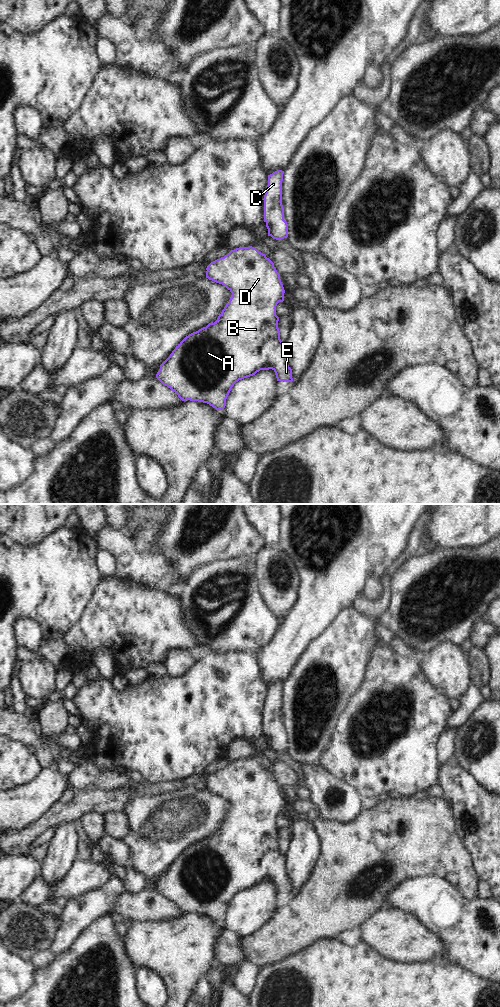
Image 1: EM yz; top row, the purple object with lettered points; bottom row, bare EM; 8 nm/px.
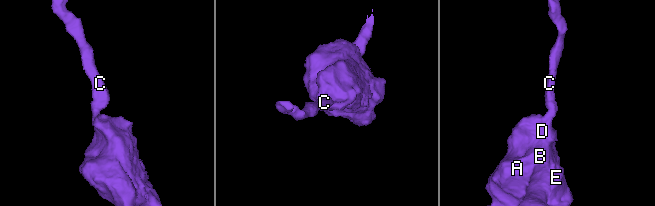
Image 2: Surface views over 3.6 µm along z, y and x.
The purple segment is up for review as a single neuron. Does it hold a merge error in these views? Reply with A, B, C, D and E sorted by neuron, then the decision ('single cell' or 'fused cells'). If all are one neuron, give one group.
groups A B C D E; single cell

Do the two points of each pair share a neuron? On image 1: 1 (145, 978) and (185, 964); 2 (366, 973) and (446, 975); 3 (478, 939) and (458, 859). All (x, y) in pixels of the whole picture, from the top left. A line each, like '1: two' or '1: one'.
1: two
2: one
3: two

